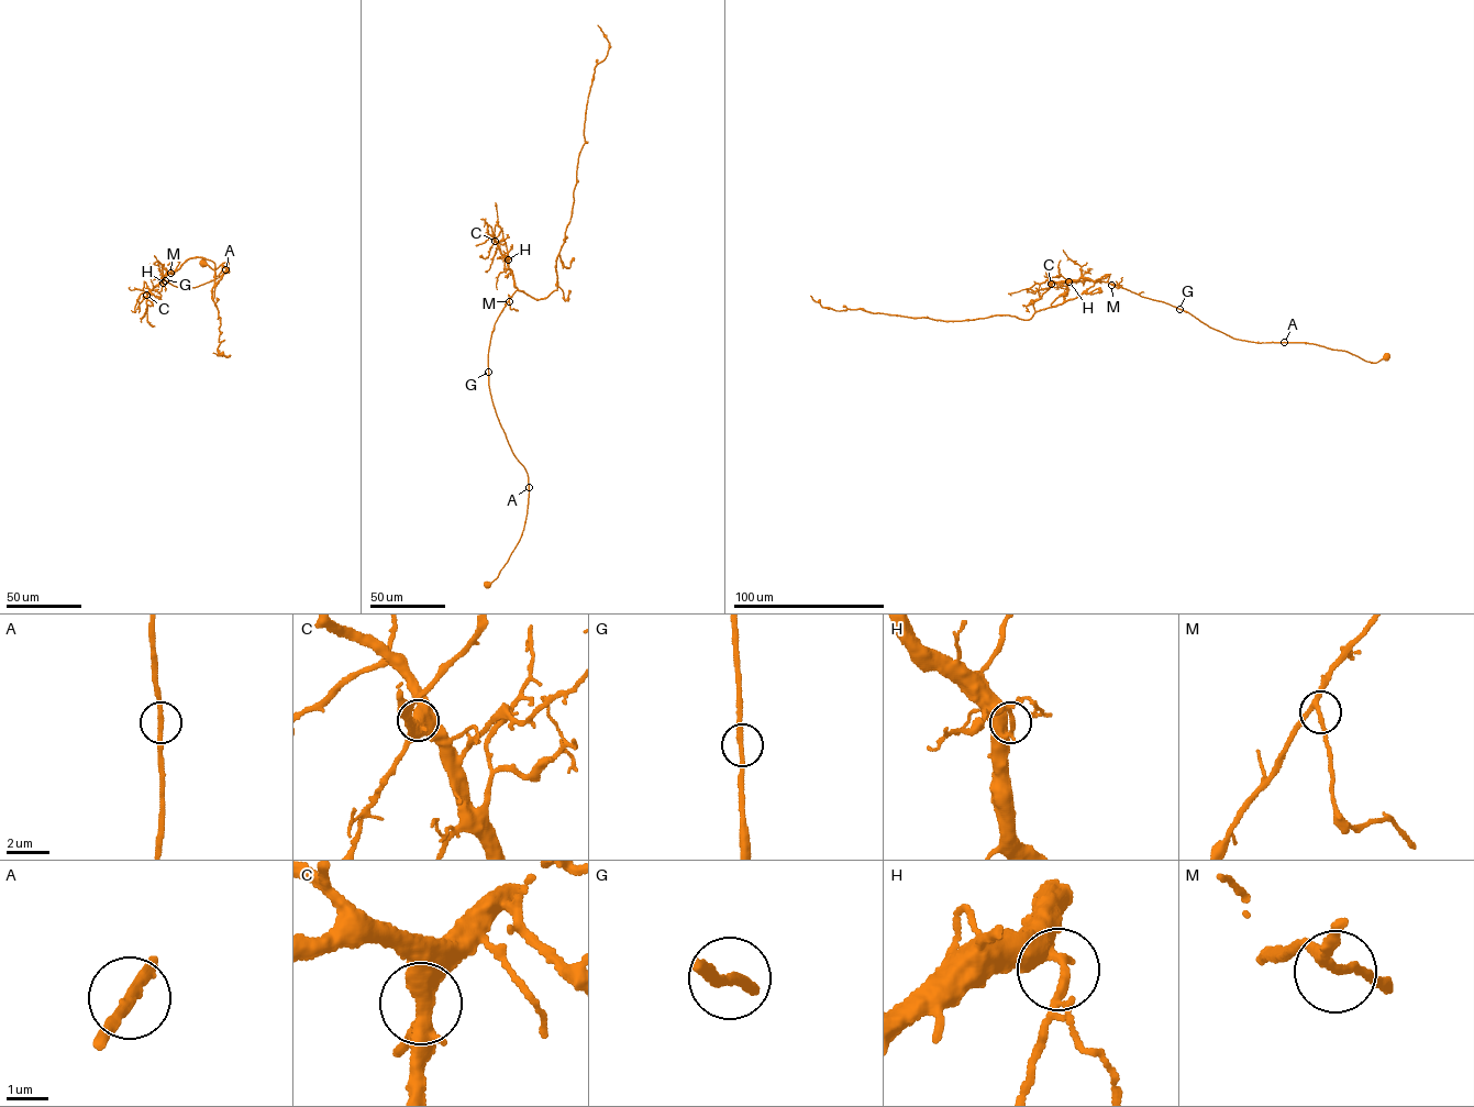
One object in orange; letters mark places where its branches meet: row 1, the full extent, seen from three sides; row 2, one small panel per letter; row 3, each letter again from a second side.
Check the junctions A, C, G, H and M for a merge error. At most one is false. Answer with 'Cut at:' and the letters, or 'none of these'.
Cut at: none of these

